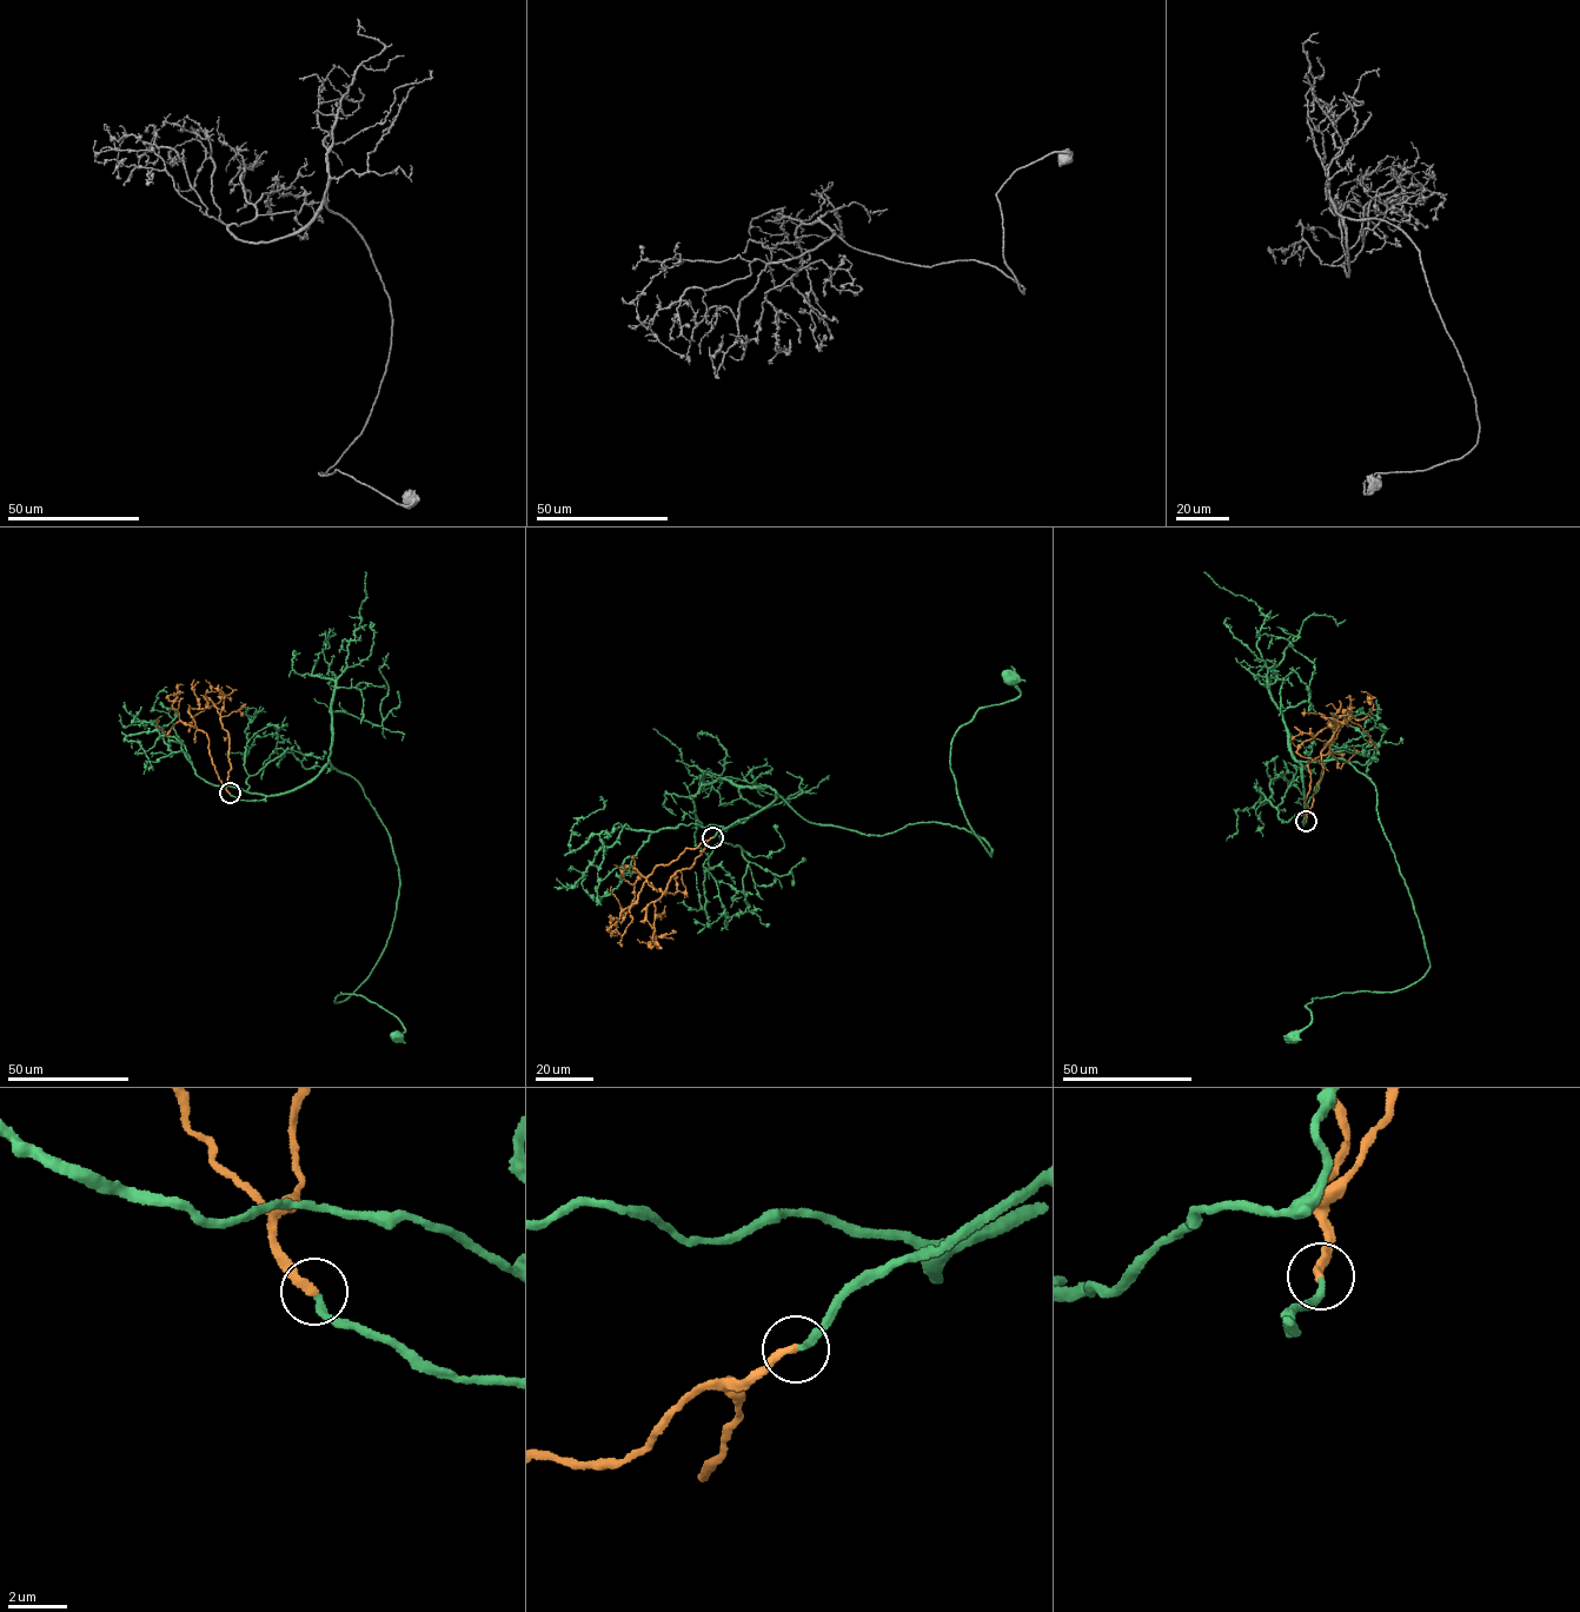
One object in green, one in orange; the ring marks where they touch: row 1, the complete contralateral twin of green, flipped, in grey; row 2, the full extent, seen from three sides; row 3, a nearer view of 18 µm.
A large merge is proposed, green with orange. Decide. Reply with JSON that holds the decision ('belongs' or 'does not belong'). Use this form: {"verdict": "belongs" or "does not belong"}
{"verdict": "belongs"}

